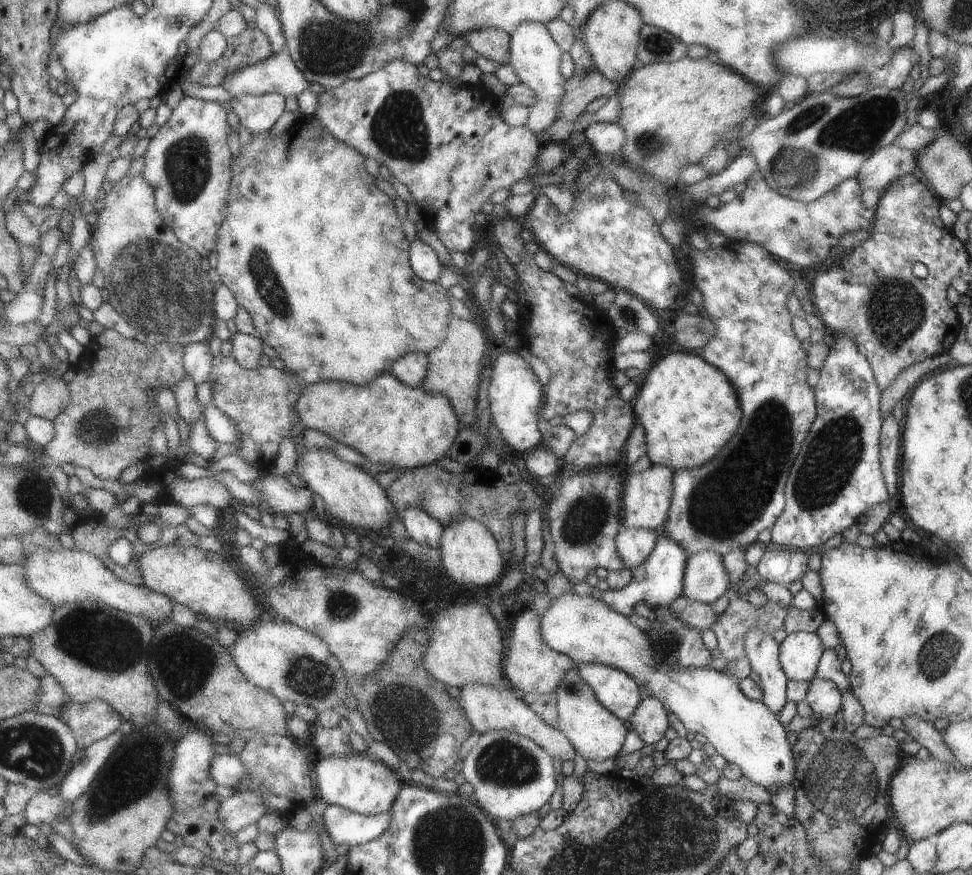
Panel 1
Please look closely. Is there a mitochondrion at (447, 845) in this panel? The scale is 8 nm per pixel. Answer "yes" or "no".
yes

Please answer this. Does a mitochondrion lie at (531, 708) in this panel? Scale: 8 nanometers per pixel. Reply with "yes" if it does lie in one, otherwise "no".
no

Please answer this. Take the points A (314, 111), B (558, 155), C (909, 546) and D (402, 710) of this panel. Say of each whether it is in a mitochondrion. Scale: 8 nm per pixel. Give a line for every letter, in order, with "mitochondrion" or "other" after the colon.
A: other
B: other
C: other
D: mitochondrion

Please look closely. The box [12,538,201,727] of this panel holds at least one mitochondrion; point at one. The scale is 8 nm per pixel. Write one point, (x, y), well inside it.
(97, 657)

